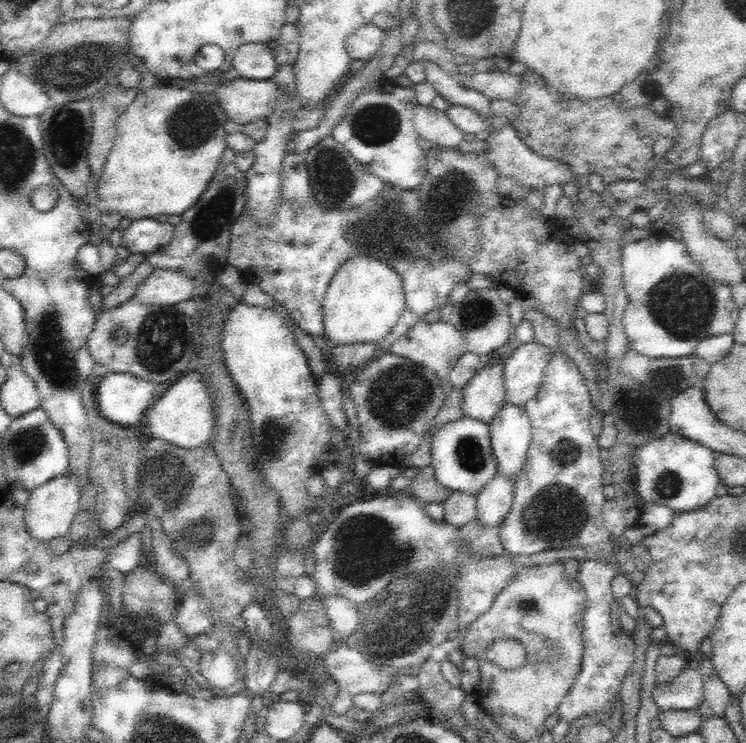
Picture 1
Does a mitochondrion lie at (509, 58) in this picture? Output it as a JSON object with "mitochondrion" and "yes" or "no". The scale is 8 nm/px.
{"mitochondrion":"no"}

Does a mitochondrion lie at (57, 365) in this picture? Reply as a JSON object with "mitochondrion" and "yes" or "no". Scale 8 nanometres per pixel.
{"mitochondrion":"yes"}

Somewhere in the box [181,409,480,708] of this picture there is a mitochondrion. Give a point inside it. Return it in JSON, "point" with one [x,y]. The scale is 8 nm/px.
{"point":[399,623]}

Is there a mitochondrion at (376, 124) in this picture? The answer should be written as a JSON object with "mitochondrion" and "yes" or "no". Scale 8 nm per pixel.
{"mitochondrion":"yes"}

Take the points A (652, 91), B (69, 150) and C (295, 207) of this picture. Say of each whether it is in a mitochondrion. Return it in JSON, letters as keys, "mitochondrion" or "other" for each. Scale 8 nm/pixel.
{"A":"other","B":"mitochondrion","C":"mitochondrion"}

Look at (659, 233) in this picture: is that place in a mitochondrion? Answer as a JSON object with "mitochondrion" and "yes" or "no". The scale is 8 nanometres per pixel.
{"mitochondrion":"no"}

